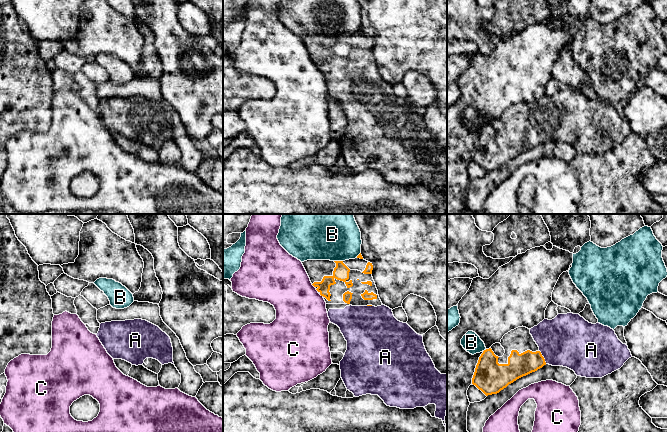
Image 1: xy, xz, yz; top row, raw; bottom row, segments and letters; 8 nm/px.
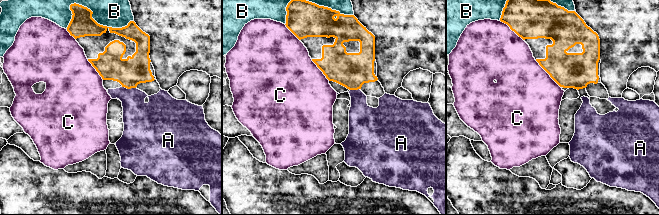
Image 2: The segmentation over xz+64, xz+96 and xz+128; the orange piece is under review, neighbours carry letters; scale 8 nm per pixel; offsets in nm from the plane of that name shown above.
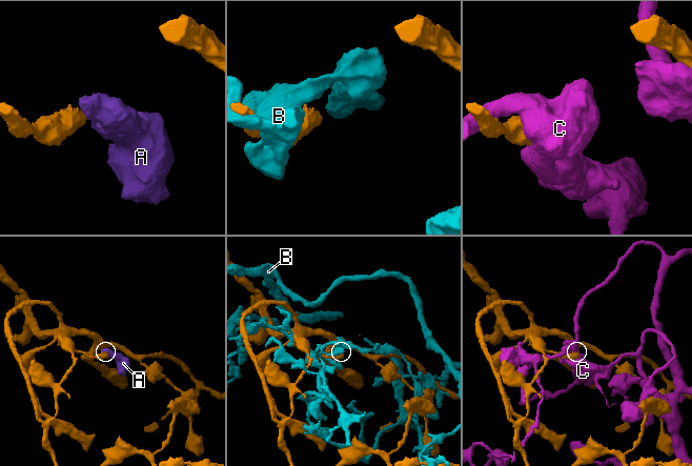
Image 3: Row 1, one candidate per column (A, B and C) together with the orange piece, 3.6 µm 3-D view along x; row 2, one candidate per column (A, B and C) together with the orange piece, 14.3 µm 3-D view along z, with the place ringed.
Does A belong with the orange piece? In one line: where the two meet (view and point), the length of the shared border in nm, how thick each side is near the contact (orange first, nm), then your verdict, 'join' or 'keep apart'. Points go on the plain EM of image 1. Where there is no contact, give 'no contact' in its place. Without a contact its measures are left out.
contact yz (543, 133); length 130 nm; calibres 190 and 420 nm; join

